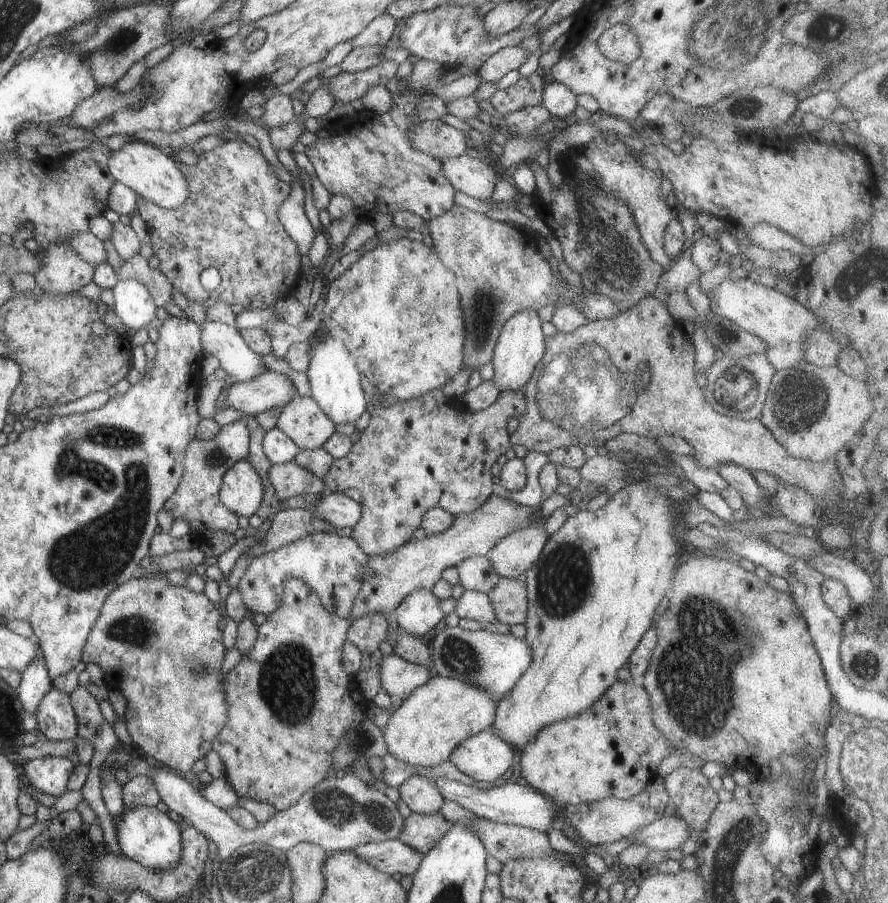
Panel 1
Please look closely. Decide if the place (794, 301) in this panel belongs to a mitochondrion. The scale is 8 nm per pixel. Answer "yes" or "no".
no

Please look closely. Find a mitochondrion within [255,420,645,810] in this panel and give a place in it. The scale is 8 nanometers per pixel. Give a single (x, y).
(563, 578)

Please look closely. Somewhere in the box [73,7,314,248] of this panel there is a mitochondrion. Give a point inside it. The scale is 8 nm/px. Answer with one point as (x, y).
(125, 34)

